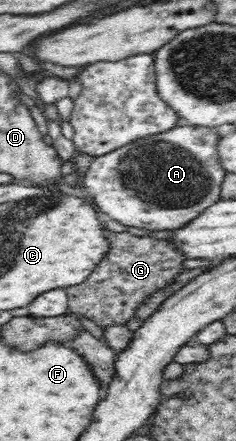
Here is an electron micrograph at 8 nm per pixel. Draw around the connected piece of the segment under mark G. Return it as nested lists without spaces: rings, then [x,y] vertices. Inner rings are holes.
[[[109,232],[107,237],[111,248],[101,264],[97,265],[85,282],[65,289],[69,311],[78,317],[94,321],[103,329],[111,325],[126,326],[147,299],[156,292],[171,287],[181,273],[190,270],[183,266],[190,257],[169,240],[136,237],[130,235],[130,232]]]

